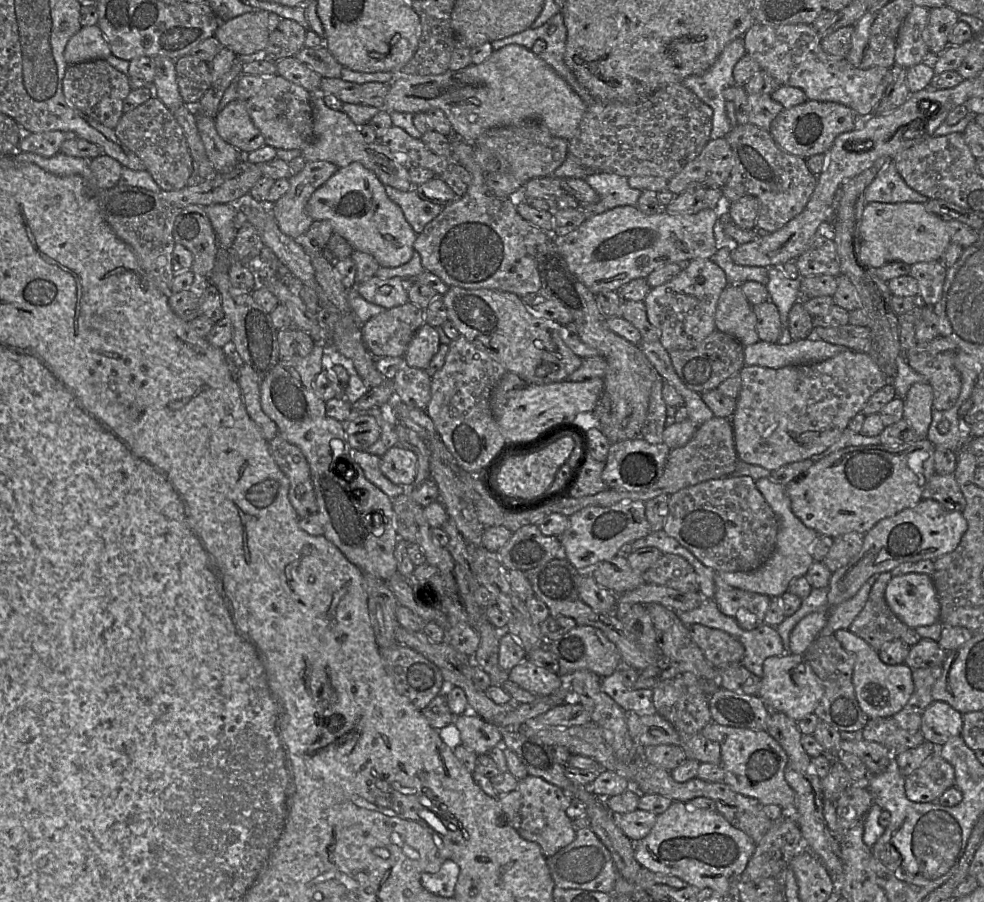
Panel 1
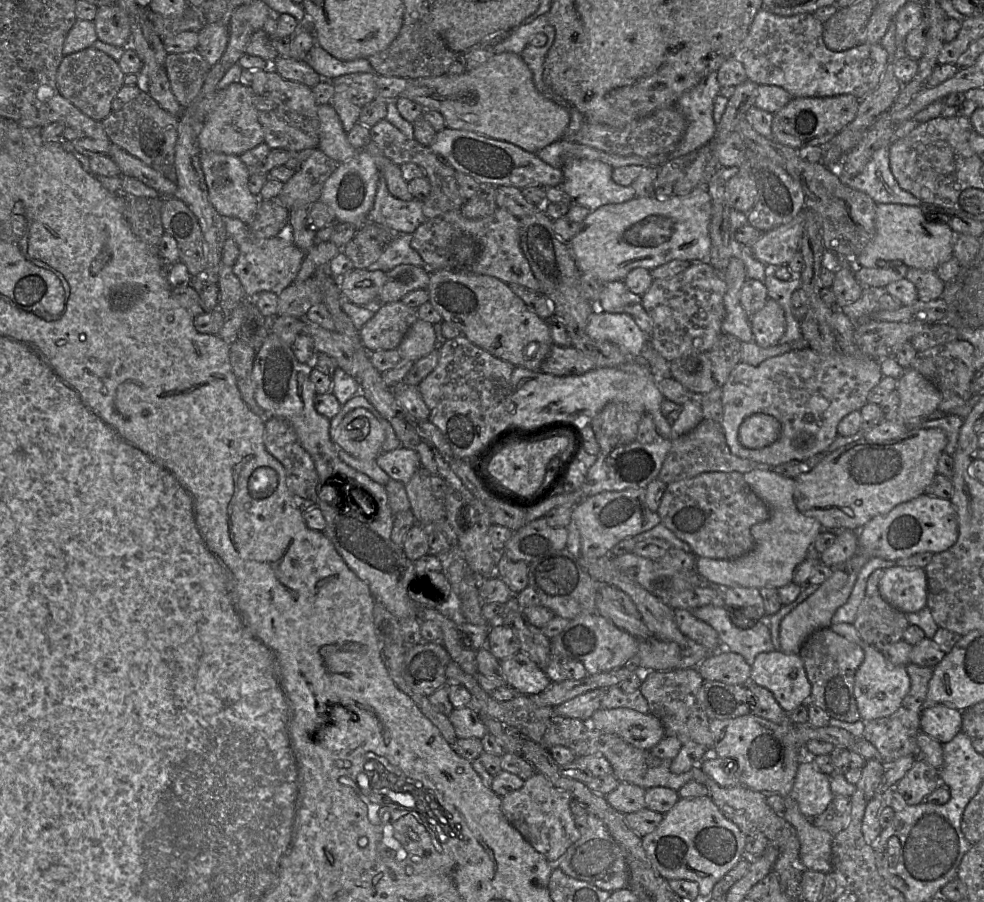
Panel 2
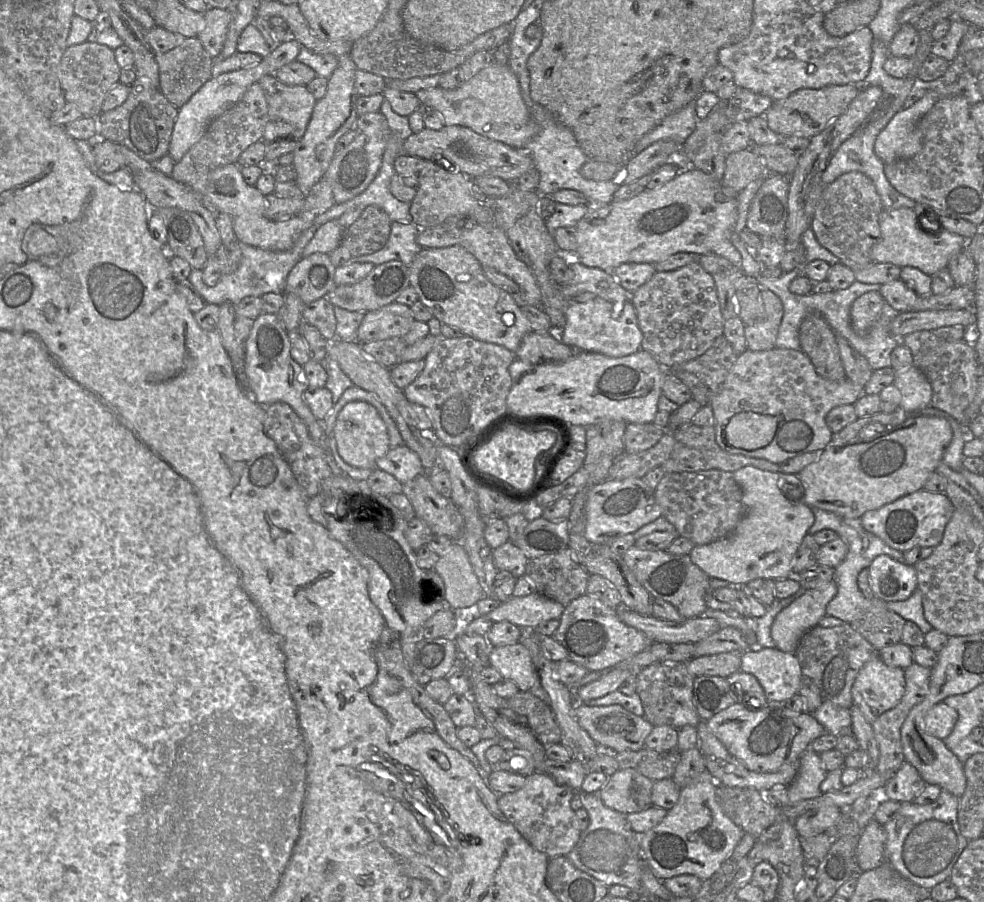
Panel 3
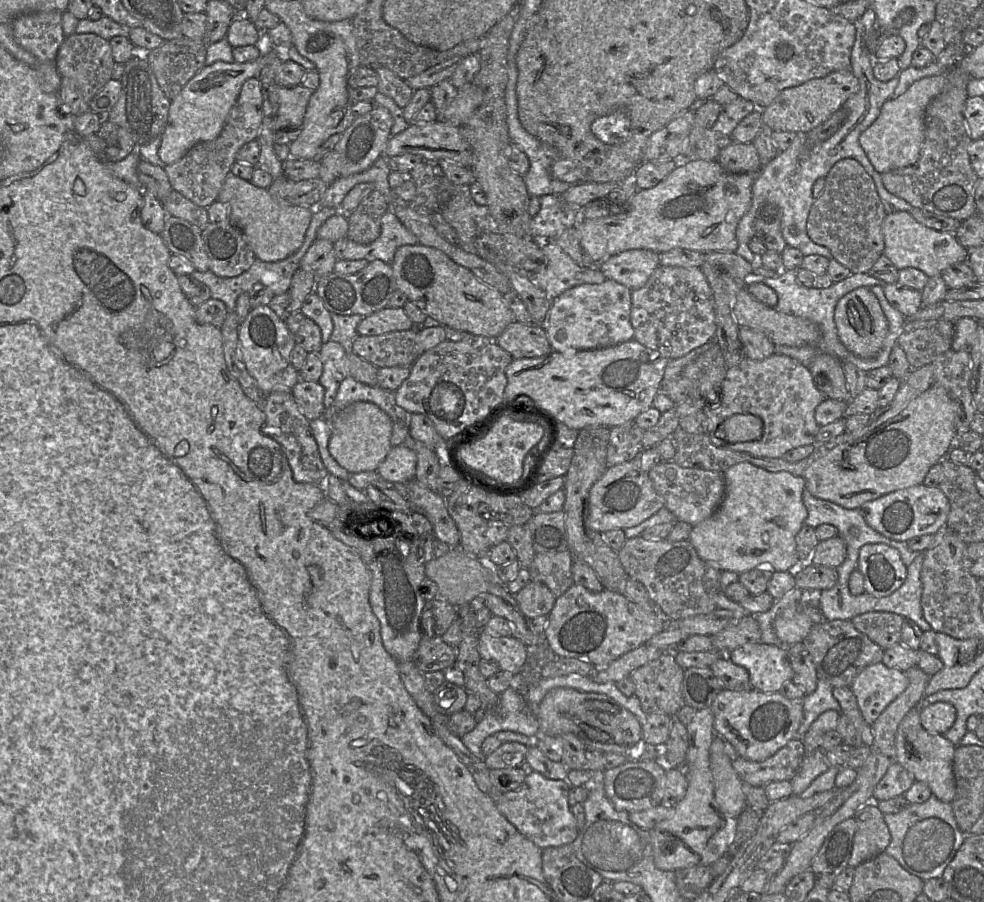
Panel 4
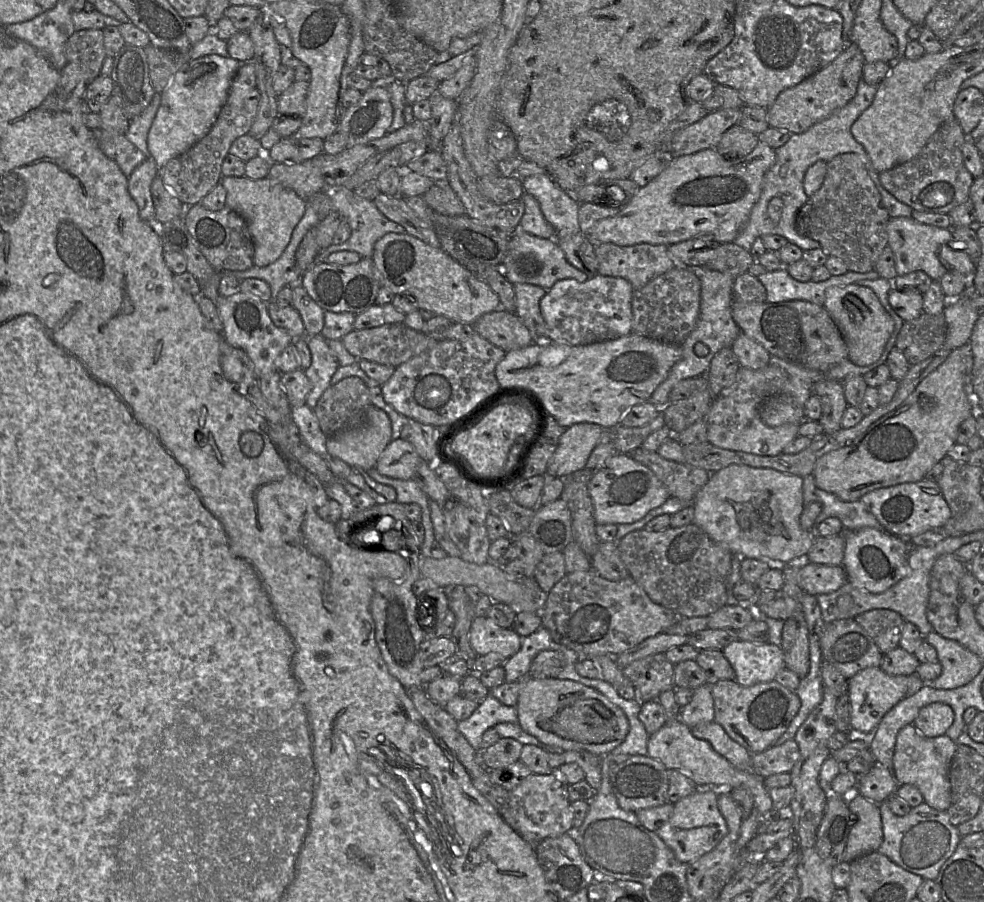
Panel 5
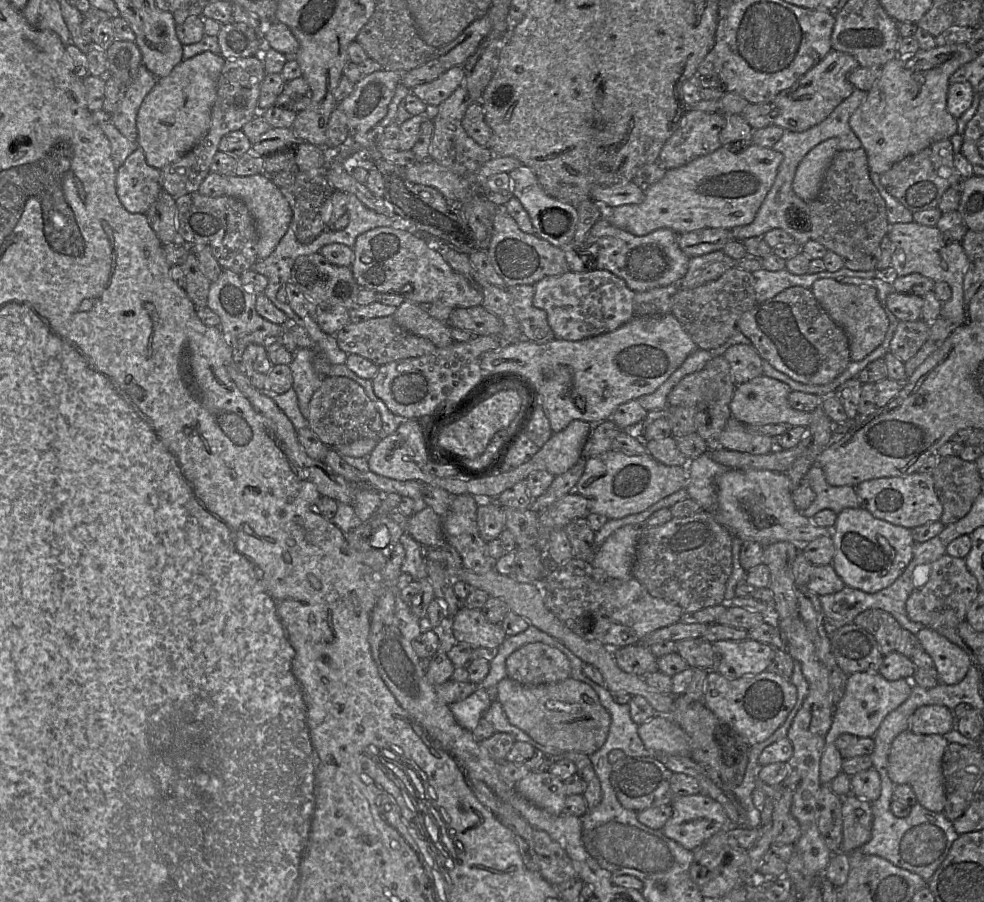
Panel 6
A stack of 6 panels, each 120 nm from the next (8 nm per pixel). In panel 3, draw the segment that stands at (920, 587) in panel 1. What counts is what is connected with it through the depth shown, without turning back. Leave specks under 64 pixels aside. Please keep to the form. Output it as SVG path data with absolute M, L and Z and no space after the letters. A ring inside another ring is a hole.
M888 555L877 556L868 570L873 594L883 601L907 600L918 587L914 566L900 563Z

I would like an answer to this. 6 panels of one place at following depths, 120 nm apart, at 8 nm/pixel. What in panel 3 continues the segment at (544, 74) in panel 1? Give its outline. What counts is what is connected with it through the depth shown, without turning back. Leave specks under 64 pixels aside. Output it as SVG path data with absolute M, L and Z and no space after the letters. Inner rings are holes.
M492 62L456 89L447 90L437 86L420 90L416 95L422 104L441 114L445 125L468 127L482 136L520 151L525 151L527 144L538 132L523 100L519 79L508 64Z

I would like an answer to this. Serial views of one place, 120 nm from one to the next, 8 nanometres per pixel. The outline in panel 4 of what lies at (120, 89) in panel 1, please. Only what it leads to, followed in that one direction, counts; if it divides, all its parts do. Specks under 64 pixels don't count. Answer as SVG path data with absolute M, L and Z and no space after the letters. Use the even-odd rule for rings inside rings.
M74 33L67 36L61 44L56 57L58 72L62 77L70 78L82 93L89 107L89 101L113 79L115 60L108 40L93 33Z

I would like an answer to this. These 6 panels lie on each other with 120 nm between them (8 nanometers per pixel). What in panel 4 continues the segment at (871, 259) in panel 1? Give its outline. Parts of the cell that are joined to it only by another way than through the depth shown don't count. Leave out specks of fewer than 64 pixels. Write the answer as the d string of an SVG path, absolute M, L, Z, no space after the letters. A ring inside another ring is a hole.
M907 211L887 214L883 222L883 235L883 254L898 270L916 268L931 278L941 275L955 263L967 261L968 249L958 242L954 233L928 228L916 221Z

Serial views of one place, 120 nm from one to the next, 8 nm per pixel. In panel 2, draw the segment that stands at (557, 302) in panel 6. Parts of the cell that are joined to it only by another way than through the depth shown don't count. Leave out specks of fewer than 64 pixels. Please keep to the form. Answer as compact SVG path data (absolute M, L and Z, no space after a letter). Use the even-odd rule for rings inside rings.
M593 312L586 325L586 334L595 340L610 341L631 356L640 356L647 335L626 313Z

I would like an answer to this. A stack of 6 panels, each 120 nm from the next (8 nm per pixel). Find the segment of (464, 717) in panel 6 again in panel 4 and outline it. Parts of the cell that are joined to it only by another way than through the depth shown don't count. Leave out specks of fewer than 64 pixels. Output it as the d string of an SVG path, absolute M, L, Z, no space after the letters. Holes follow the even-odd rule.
M515 685L499 695L497 711L487 709L483 719L461 739L474 756L484 760L483 741L499 731L514 731L532 739L541 735L536 716Z

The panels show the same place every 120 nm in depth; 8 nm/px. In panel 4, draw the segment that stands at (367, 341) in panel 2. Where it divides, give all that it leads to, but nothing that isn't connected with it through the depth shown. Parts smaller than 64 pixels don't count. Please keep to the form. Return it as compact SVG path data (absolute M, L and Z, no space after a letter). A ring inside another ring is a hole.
M386 307L363 317L357 327L357 333L363 336L380 335L392 331L409 330L412 325L413 321L407 316L403 307Z

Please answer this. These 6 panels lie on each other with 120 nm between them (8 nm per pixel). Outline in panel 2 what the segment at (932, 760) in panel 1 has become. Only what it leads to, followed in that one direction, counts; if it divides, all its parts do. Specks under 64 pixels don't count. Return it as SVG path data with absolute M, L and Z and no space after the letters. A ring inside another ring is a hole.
M917 758L912 768L894 786L908 805L917 805L941 785L940 771L925 760Z

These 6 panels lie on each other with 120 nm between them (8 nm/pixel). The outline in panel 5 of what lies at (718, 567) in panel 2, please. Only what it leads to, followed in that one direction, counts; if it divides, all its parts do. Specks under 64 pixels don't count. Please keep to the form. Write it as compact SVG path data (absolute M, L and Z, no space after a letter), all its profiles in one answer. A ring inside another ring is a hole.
M731 464L716 472L710 472L708 482L697 493L694 501L693 522L704 530L711 539L725 545L735 556L756 558L782 566L806 561L817 534L800 526L803 504L803 477L785 474L772 468L751 467Z

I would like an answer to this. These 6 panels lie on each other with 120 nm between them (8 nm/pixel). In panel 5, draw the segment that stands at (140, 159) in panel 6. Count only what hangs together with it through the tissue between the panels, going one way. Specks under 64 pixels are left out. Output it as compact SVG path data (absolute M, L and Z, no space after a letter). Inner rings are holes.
M146 158L131 173L128 180L128 191L137 204L139 216L142 220L154 223L155 209L151 196L151 184L159 175L154 158Z

